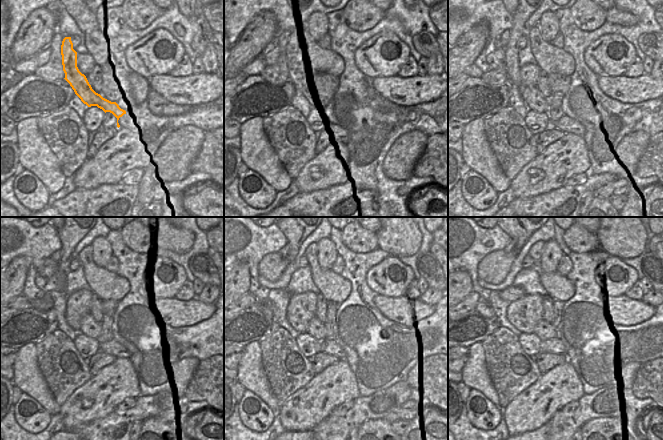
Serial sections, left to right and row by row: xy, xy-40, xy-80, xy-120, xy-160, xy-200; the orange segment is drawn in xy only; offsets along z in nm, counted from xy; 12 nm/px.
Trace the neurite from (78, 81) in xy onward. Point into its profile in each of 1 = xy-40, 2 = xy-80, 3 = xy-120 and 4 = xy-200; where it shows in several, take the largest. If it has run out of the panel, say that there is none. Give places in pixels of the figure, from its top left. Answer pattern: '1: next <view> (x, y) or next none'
1: next xy-40 (303, 86)
2: next xy-80 (531, 94)
3: next xy-120 (70, 237)
4: next xy-200 (520, 237)

